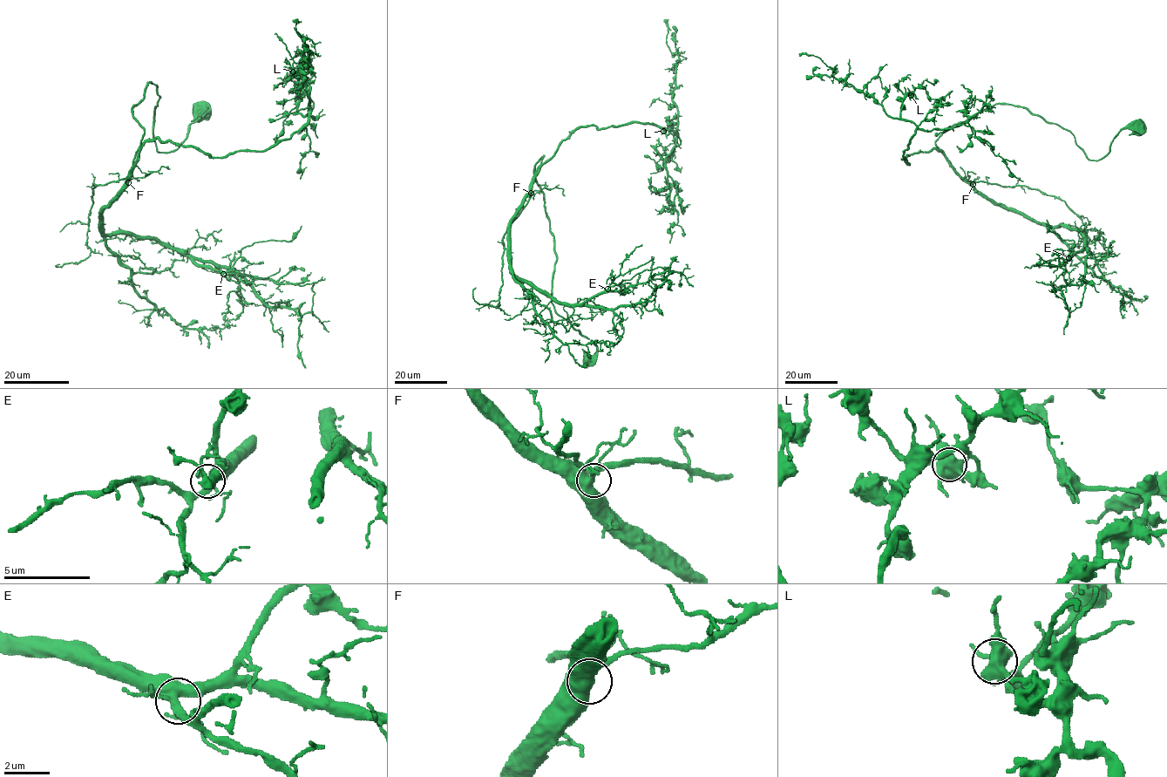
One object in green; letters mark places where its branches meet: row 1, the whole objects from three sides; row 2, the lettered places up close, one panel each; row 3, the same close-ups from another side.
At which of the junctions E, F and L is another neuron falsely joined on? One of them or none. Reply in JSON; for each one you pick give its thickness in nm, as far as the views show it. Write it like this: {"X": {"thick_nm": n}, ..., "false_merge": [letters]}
{"false_merge": []}

